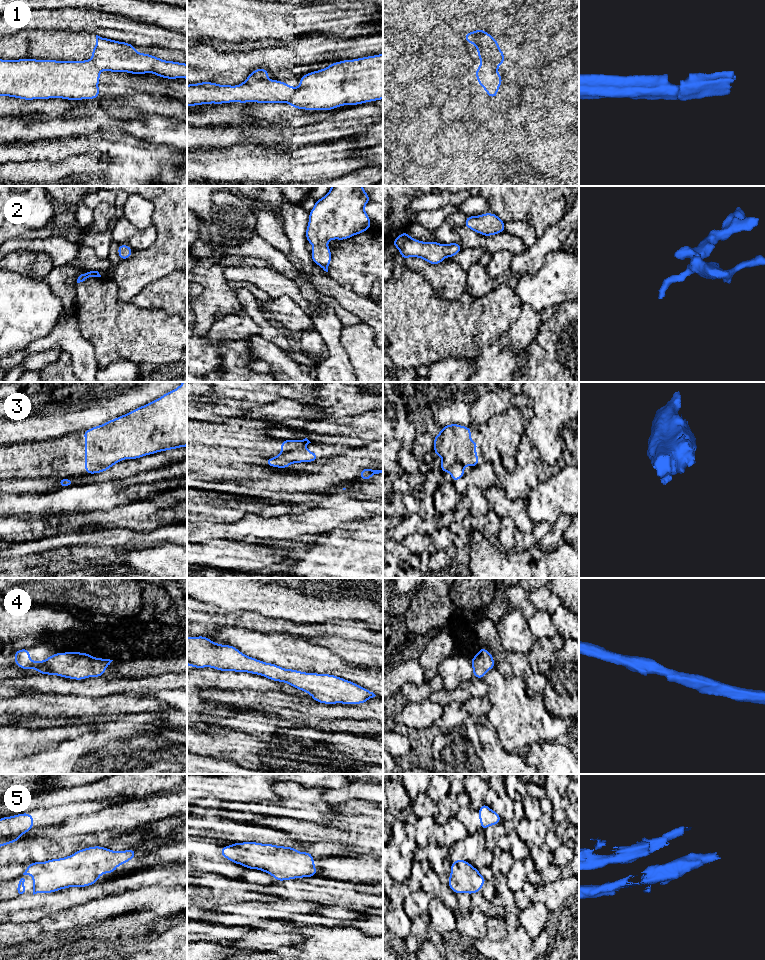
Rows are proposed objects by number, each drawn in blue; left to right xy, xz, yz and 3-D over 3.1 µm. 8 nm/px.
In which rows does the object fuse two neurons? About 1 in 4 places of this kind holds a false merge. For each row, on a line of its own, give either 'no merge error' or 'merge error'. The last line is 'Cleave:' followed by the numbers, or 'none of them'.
1: no merge error
2: no merge error
3: merge error
4: no merge error
5: merge error
Cleave: 3, 5

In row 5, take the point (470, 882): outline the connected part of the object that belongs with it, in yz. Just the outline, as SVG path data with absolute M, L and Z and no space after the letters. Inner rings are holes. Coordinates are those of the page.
M474 867L475 868L475 867ZM475 868L474 872L466 869L460 869L459 875L459 893L473 894L483 886L483 882L487 881Z

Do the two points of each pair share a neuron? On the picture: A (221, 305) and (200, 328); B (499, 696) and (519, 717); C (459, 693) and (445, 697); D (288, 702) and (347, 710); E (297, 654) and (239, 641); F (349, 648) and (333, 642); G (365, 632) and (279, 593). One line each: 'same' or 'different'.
A: same
B: same
C: same
D: same
E: same
F: same
G: different

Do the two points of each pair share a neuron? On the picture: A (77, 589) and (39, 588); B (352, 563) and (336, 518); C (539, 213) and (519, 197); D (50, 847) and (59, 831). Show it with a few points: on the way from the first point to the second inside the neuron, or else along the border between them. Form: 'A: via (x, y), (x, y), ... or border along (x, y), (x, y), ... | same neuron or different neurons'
A: via (68, 588), (48, 588) | same neuron
B: border along (361, 519), (350, 527), (332, 528), (318, 535) | different neurons
C: via (534, 208), (524, 198) | same neuron
D: border along (76, 834), (58, 840), (29, 840) | different neurons

